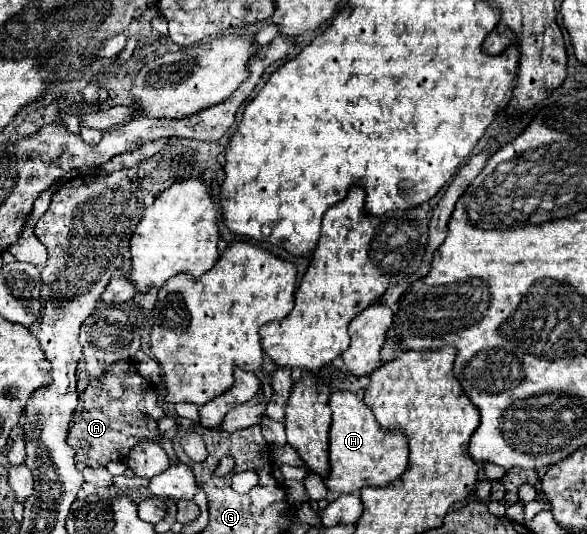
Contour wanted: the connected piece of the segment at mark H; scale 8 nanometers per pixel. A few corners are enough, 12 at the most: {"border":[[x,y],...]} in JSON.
{"border":[[353,392],[329,398],[335,494],[385,488],[407,468],[403,434],[383,432]]}

